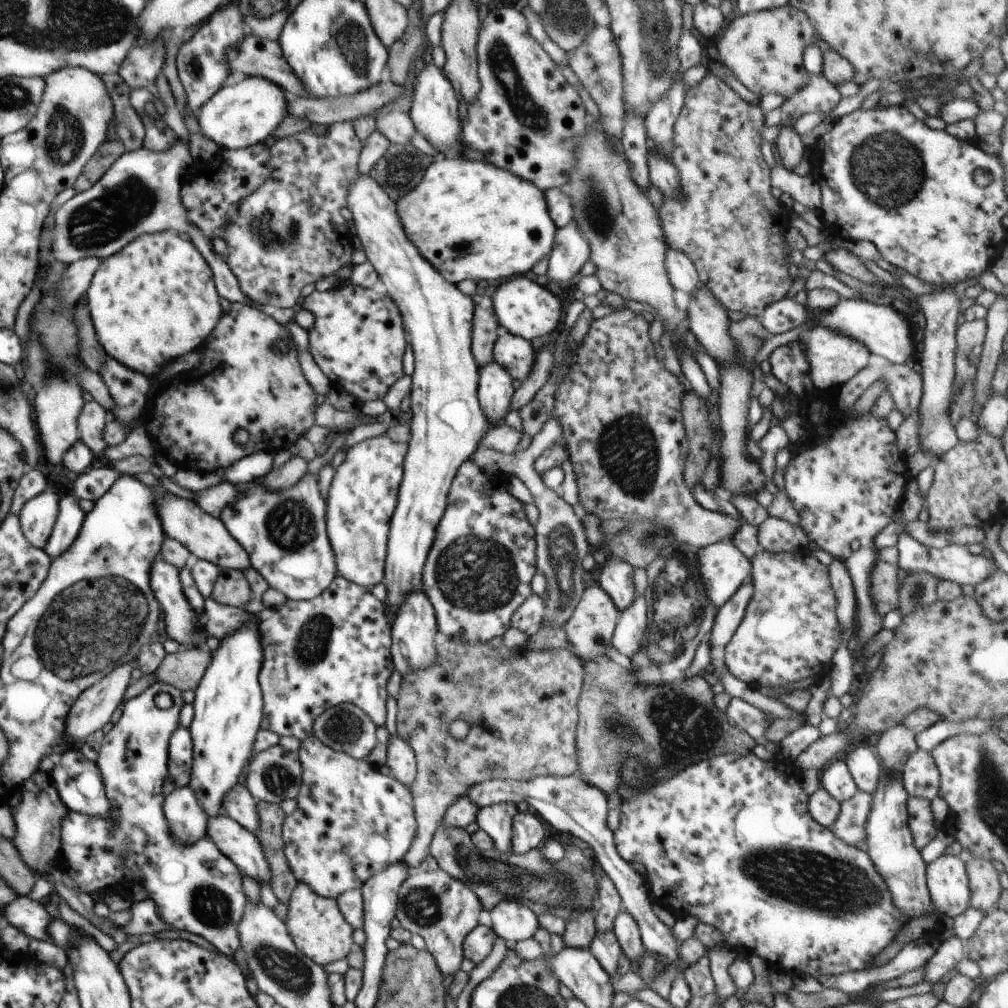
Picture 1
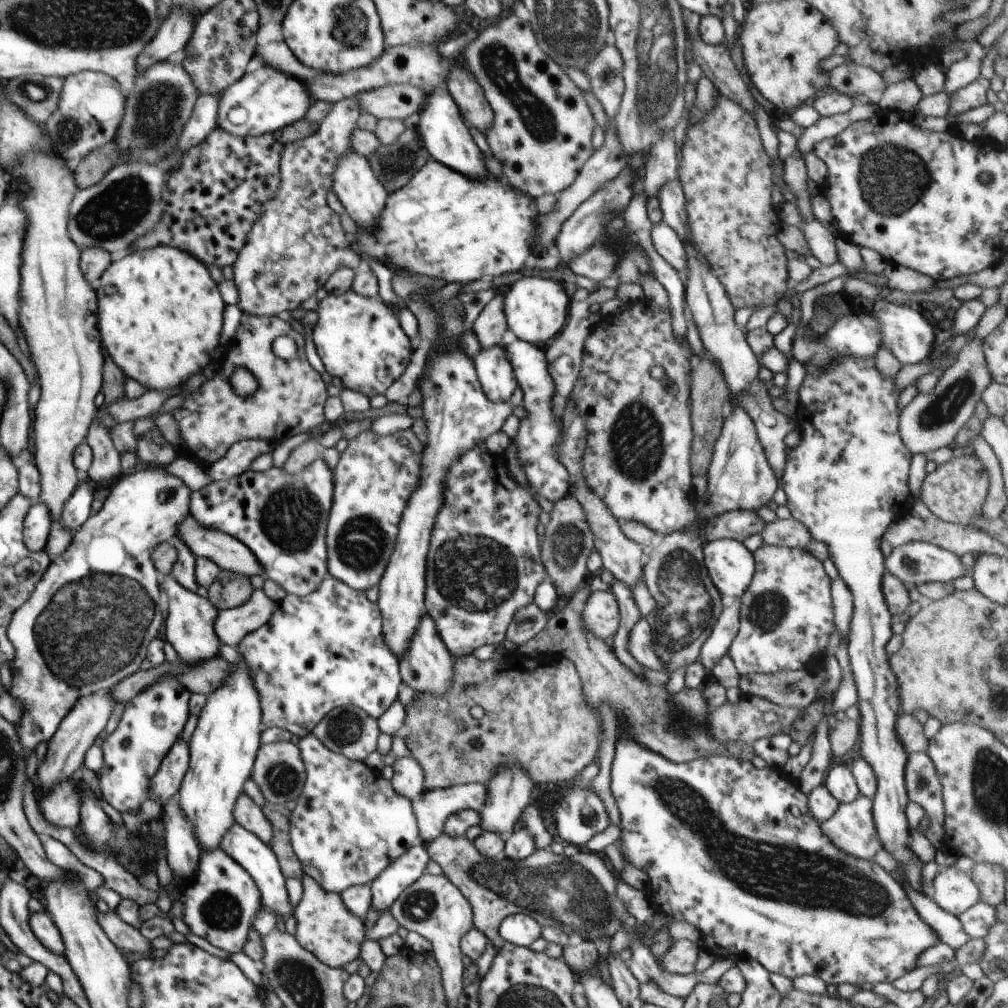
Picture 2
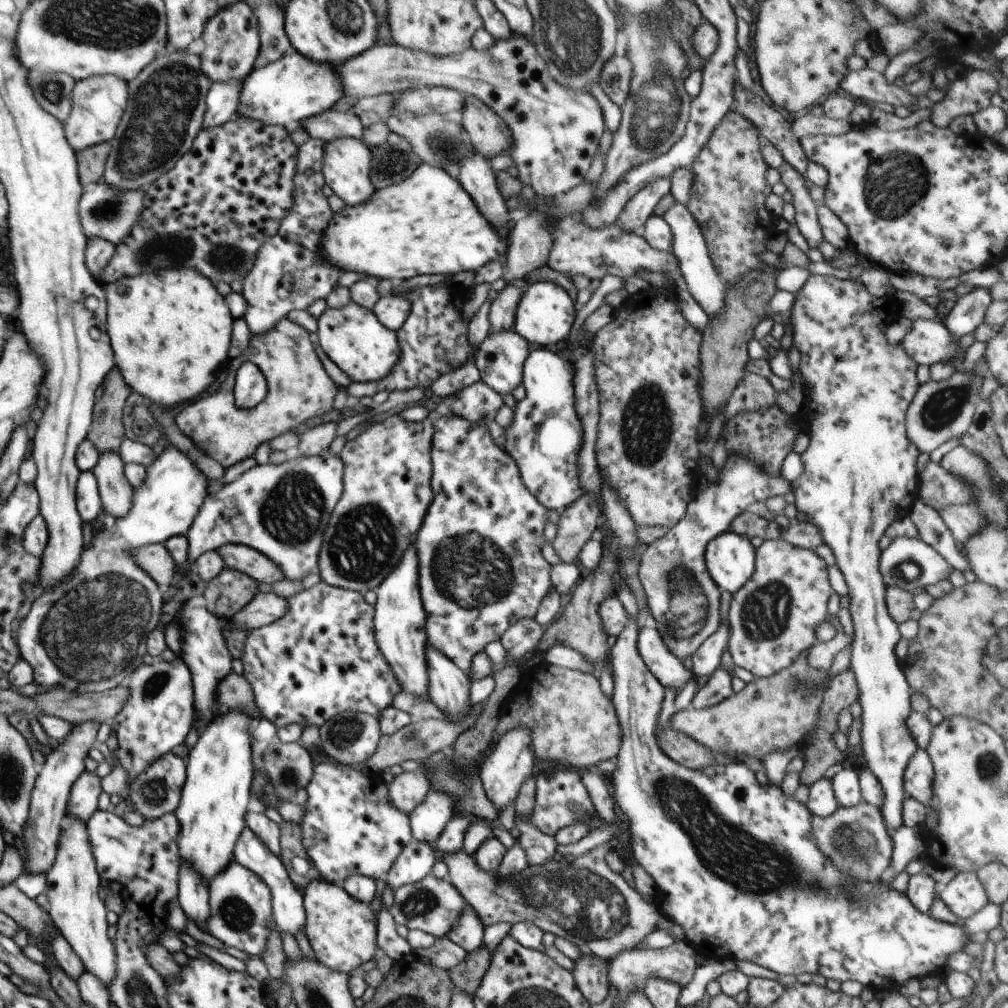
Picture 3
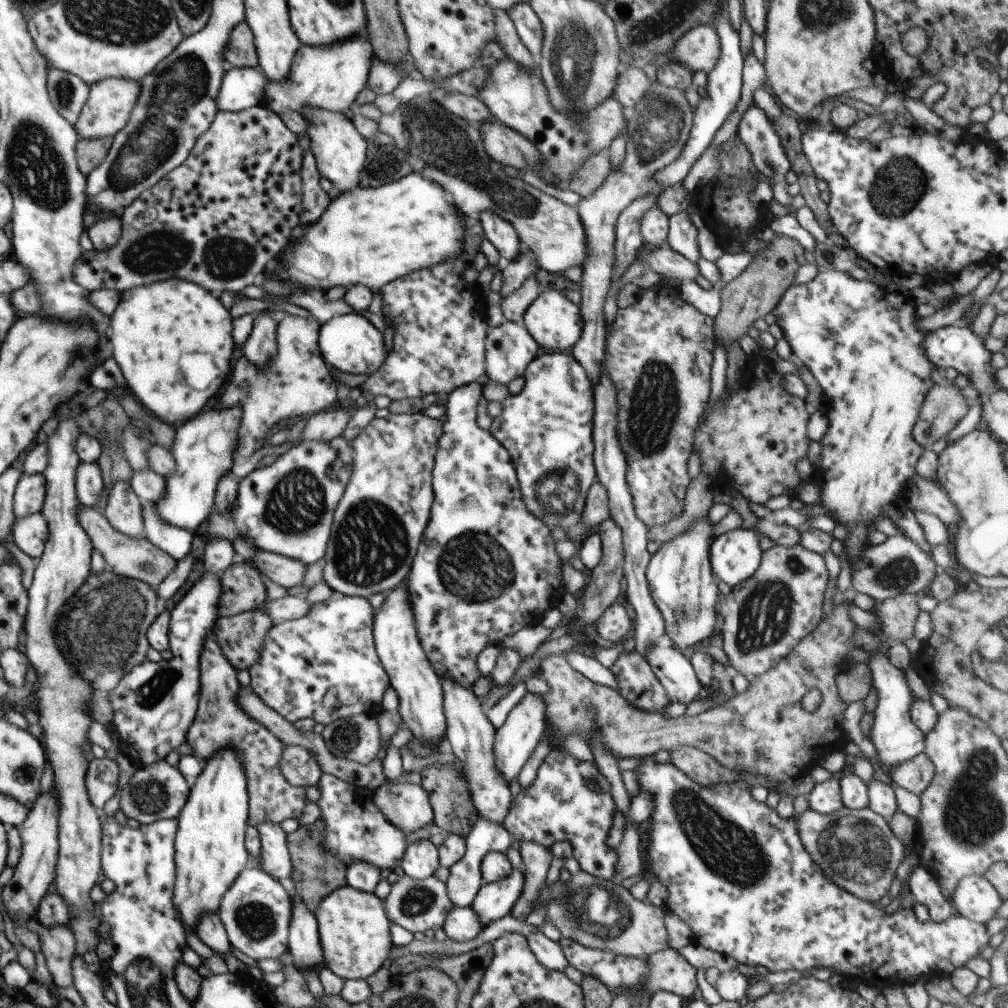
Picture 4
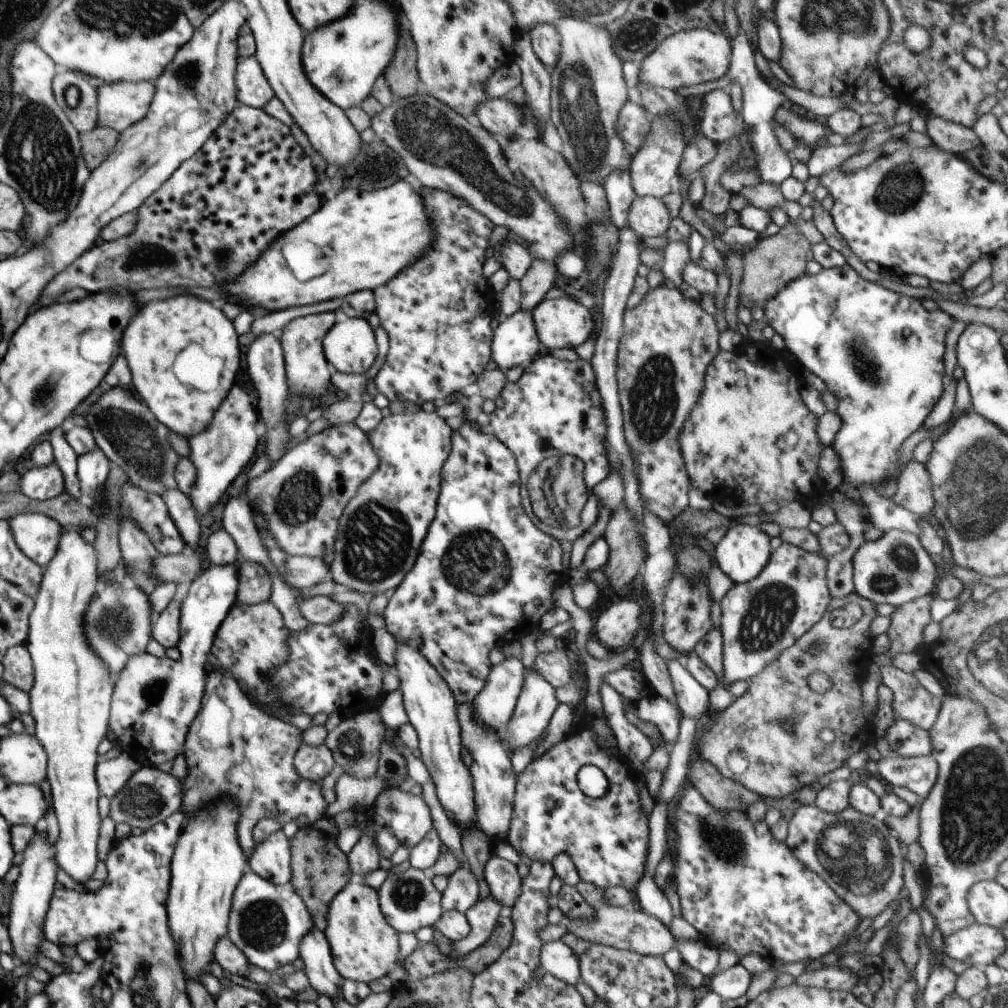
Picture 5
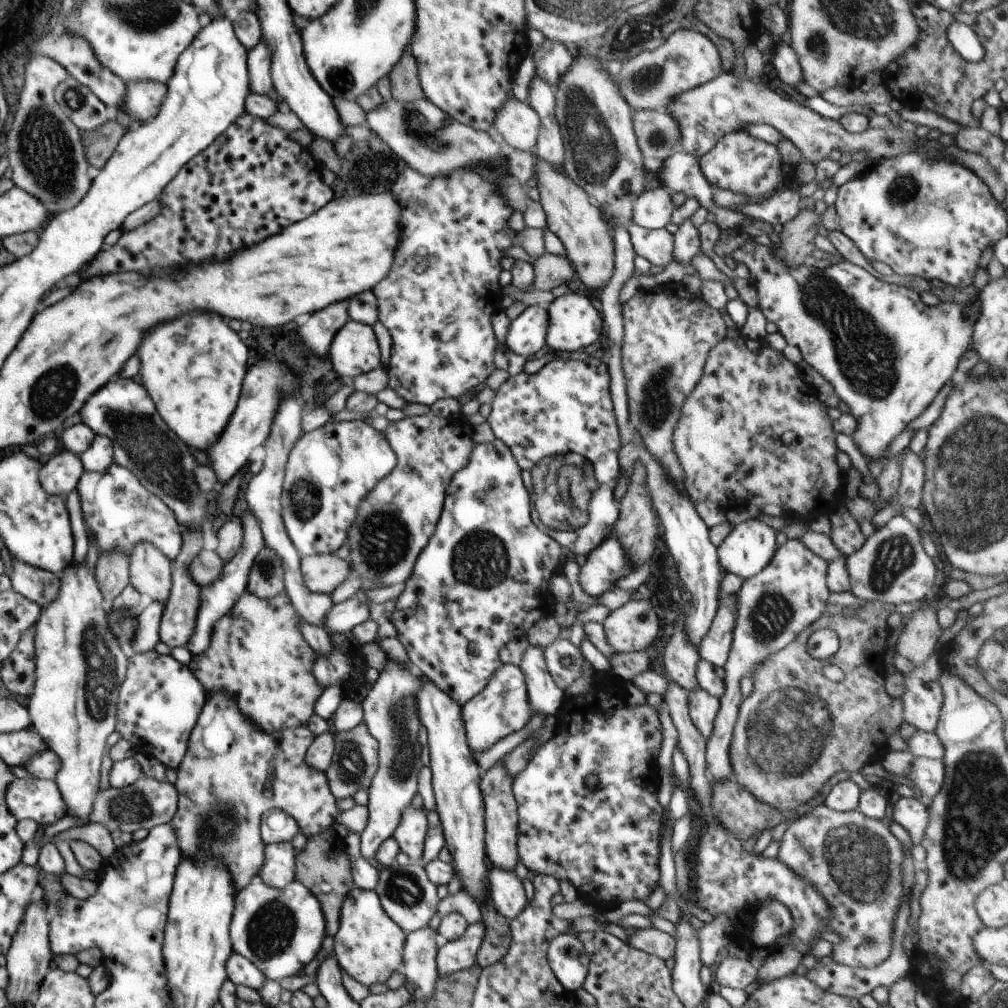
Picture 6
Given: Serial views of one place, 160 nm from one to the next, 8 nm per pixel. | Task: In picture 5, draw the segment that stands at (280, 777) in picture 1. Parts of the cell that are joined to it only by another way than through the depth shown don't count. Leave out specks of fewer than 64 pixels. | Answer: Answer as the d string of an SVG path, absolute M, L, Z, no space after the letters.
M302 743L296 751L293 763L302 778L316 782L330 774L335 760L325 743L318 746Z

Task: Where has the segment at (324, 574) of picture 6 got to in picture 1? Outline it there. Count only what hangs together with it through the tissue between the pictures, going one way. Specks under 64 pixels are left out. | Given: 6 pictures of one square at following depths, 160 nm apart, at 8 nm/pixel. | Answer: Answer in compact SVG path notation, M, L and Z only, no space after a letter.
M162 492L155 505L165 536L180 542L199 559L210 561L222 569L243 571L251 566L248 553L228 532L224 523L218 517L210 516L204 512L198 503L168 494L168 492Z

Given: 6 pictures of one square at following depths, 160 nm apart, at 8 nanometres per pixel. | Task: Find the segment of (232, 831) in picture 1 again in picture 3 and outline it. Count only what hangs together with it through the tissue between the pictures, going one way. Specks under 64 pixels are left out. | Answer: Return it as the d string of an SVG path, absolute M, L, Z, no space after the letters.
M248 826L244 827L243 833L236 841L234 856L234 860L238 864L257 874L271 890L273 920L277 930L292 936L296 936L298 932L303 932L307 921L305 906L303 905L303 893L290 880L280 857L277 857Z

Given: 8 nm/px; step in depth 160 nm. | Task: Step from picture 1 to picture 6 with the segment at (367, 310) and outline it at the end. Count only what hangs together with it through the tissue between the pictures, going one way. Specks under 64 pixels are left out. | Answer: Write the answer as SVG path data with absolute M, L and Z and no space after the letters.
M352 319L336 333L328 354L340 379L346 381L382 365L372 327Z

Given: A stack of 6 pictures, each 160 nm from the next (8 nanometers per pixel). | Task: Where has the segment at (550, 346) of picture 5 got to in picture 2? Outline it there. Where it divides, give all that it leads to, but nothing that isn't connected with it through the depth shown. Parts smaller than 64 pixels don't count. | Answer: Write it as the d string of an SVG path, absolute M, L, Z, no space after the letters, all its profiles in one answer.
M524 277L502 292L507 325L523 341L545 347L563 329L572 299L564 287L552 279Z

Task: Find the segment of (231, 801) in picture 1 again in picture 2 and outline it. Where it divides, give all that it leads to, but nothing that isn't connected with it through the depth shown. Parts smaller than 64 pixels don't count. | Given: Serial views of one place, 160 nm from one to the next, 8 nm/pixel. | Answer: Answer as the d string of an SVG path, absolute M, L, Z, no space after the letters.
M244 792L239 796L233 813L236 823L253 832L264 844L271 844L273 837L271 822L263 810Z

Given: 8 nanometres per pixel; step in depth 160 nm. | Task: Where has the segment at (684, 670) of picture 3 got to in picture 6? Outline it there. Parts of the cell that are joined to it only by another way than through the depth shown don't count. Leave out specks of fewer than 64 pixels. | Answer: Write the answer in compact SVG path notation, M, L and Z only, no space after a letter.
M702 688L691 692L688 696L692 722L700 731L700 734L708 740L709 736L712 736L714 721L721 707L719 698L708 694Z

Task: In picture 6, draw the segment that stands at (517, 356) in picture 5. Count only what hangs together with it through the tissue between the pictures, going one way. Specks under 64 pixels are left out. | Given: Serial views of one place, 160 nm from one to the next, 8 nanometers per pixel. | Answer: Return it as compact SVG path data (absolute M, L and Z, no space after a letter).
M540 305L526 307L511 321L507 332L507 347L513 353L532 356L547 344L549 312Z

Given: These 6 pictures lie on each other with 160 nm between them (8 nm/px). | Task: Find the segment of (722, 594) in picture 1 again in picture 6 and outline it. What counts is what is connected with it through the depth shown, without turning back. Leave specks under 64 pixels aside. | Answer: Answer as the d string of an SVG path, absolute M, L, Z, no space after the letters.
M756 518L733 526L717 555L724 570L745 581L766 568L776 551L776 531Z

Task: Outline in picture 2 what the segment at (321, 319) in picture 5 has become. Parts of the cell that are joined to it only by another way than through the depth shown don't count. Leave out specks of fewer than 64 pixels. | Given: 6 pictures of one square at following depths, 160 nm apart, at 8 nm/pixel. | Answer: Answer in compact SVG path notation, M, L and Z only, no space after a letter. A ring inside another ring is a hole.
M242 313L240 326L235 338L230 345L226 358L220 361L220 372L214 380L206 382L200 390L191 392L186 402L172 412L177 420L182 438L185 440L184 456L194 460L202 470L207 470L222 457L226 456L228 449L244 439L267 440L272 444L283 441L295 434L310 433L315 426L320 426L325 421L325 402L328 400L328 392L324 379L306 359L304 352L305 337L296 331L290 322L279 317L257 317L248 313ZM278 336L288 336L296 341L298 354L290 360L278 358L272 350L272 342ZM236 367L246 367L258 379L258 390L254 394L242 398L238 396L230 386L230 376Z

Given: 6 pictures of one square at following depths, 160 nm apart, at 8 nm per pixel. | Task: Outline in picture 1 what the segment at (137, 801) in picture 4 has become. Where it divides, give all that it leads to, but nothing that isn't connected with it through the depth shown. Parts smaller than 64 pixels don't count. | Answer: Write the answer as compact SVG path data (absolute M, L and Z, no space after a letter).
M179 726L169 740L168 778L175 784L175 788L186 787L190 780L193 765L193 740L189 729Z

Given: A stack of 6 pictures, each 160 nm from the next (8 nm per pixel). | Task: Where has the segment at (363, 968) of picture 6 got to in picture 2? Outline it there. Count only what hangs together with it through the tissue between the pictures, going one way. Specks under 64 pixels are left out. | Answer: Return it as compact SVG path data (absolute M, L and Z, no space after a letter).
M304 874L301 878L303 897L295 907L296 938L308 952L332 968L340 968L360 958L361 944L365 941L365 924L344 906L338 893L324 890L314 878Z

